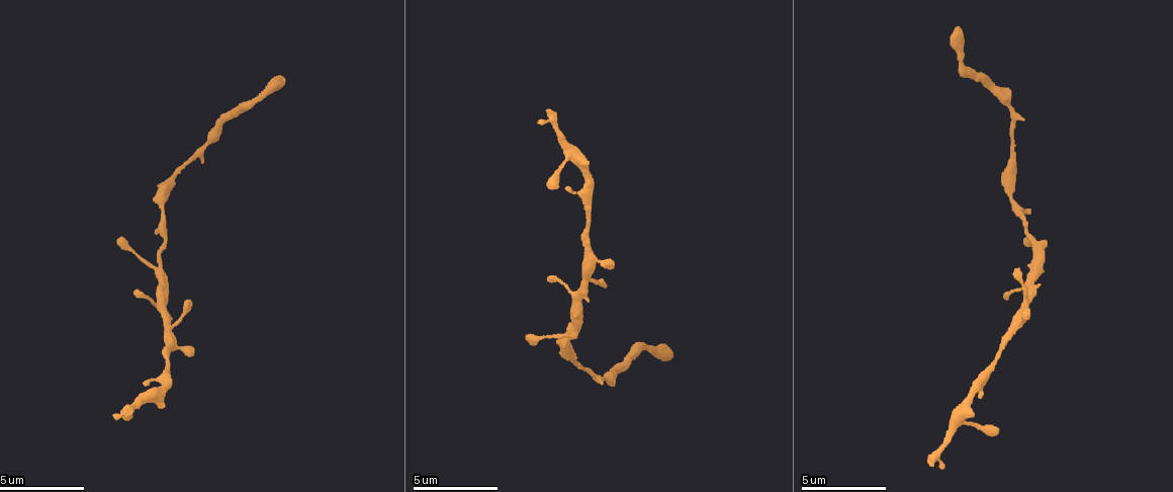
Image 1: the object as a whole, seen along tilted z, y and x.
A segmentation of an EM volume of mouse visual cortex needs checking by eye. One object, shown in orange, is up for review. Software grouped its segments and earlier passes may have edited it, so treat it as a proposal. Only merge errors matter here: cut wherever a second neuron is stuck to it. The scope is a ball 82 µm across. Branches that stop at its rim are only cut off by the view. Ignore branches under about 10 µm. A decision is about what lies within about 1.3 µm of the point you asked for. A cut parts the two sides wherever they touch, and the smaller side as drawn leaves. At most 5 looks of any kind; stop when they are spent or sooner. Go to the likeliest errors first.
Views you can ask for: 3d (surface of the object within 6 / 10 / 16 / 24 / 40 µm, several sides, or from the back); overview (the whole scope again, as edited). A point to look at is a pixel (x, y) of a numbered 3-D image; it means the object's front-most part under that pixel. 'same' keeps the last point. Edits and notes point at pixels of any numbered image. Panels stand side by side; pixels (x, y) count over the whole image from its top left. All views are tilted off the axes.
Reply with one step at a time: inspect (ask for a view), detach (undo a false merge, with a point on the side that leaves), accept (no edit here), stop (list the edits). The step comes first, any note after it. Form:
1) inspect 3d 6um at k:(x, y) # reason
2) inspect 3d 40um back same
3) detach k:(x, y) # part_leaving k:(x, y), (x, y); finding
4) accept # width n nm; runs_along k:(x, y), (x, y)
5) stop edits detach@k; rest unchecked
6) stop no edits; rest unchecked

inspect 3d 16um at 1:(159, 275) # three-way junction

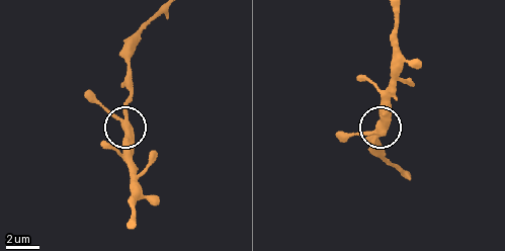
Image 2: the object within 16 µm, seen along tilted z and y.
accept # side_arm 17 um; all the same neuron

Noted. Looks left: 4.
inspect 3d 10um at 1:(572, 356)

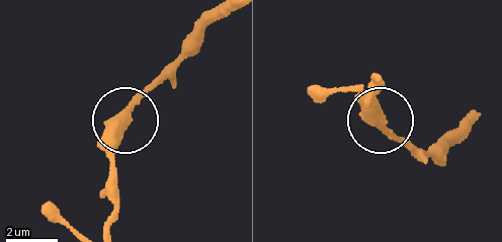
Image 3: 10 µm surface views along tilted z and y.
accept # one neuron here

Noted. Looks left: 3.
inspect 3d 10um at 1:(1008, 338) # calibre changes

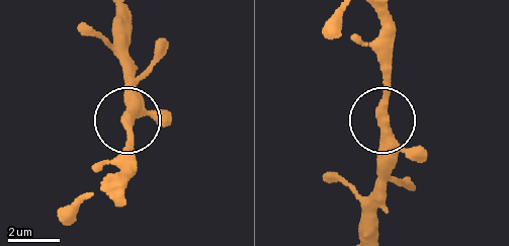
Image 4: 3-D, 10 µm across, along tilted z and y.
accept # runs_along 4:(124, 12), (132, 148); all the same neuron

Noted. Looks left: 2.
stop no edits; rest unchecked

